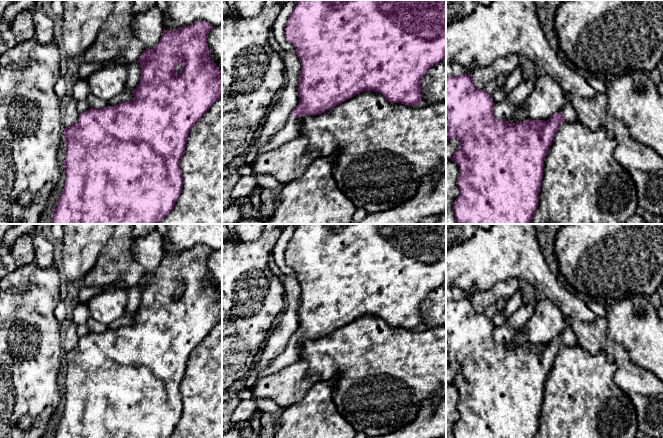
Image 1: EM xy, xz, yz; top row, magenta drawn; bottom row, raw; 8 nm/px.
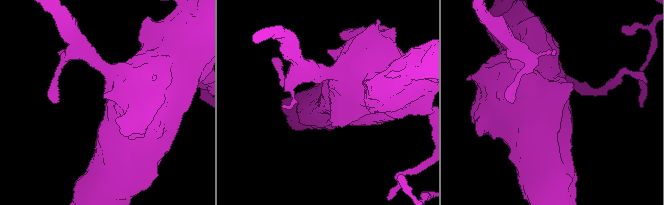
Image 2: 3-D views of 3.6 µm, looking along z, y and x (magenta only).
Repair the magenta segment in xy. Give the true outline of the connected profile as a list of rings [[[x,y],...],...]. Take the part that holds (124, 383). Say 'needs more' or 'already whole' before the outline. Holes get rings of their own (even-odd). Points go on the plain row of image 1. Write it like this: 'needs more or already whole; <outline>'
already whole; [[[199,245],[179,254],[164,254],[160,265],[153,273],[148,273],[141,278],[137,286],[141,289],[140,306],[131,316],[134,322],[131,325],[122,326],[114,330],[102,333],[90,332],[80,337],[77,345],[64,353],[63,363],[65,370],[65,409],[58,425],[53,433],[53,438],[169,438],[179,422],[183,402],[180,394],[180,386],[183,381],[189,356],[200,345],[210,331],[222,320],[222,296],[212,285],[207,268],[208,257],[213,250],[207,246]]]

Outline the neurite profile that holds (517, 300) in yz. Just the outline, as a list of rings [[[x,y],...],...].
[[[517,291],[512,297],[505,301],[505,308],[502,314],[508,318],[512,316],[512,314],[517,311],[519,307],[521,307],[525,303],[523,294],[521,291]]]

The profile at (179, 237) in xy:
[[[167,224],[167,233],[163,235],[164,254],[179,254],[181,251],[204,245],[213,251],[222,249],[222,224]]]

